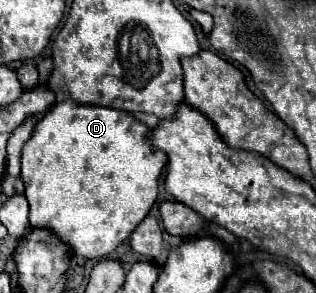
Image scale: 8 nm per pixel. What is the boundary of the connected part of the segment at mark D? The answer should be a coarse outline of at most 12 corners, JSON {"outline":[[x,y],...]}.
{"outline":[[69,99],[21,149],[31,227],[109,255],[167,153],[131,113]]}

